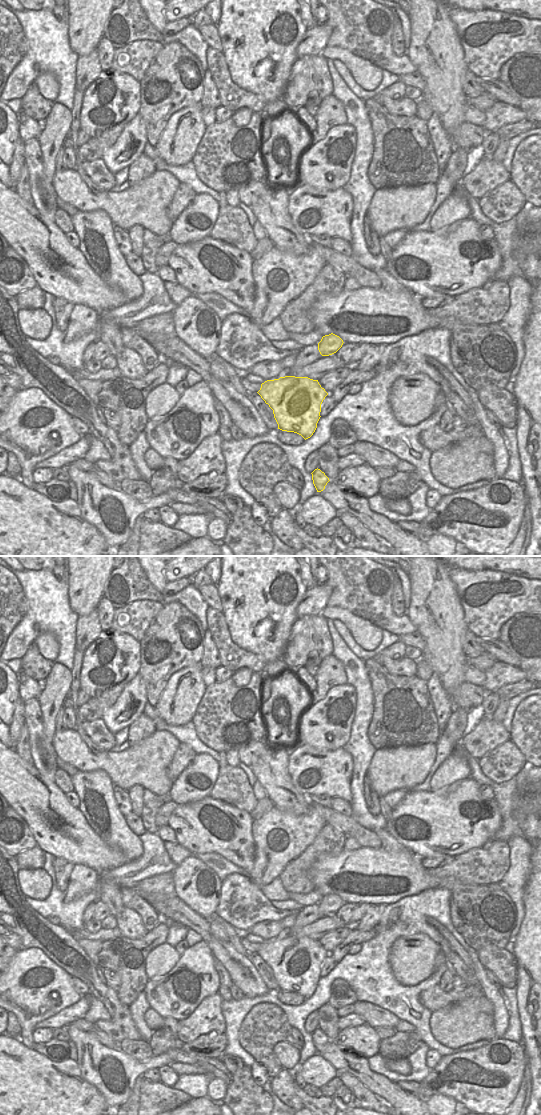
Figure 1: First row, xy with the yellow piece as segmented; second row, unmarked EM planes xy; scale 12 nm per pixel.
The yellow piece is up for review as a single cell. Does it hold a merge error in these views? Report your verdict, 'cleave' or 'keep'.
keep

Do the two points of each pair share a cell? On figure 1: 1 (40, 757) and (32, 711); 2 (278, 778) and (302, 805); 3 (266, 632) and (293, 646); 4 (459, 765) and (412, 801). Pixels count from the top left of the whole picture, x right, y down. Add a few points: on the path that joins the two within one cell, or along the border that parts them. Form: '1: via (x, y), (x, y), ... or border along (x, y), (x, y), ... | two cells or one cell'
1: via (40, 746), (33, 722) | one cell
2: via (280, 785), (295, 800) | one cell
3: border along (296, 621), (292, 626), (285, 651), (280, 658) | two cells
4: border along (453, 781), (435, 790), (431, 790) | two cells

